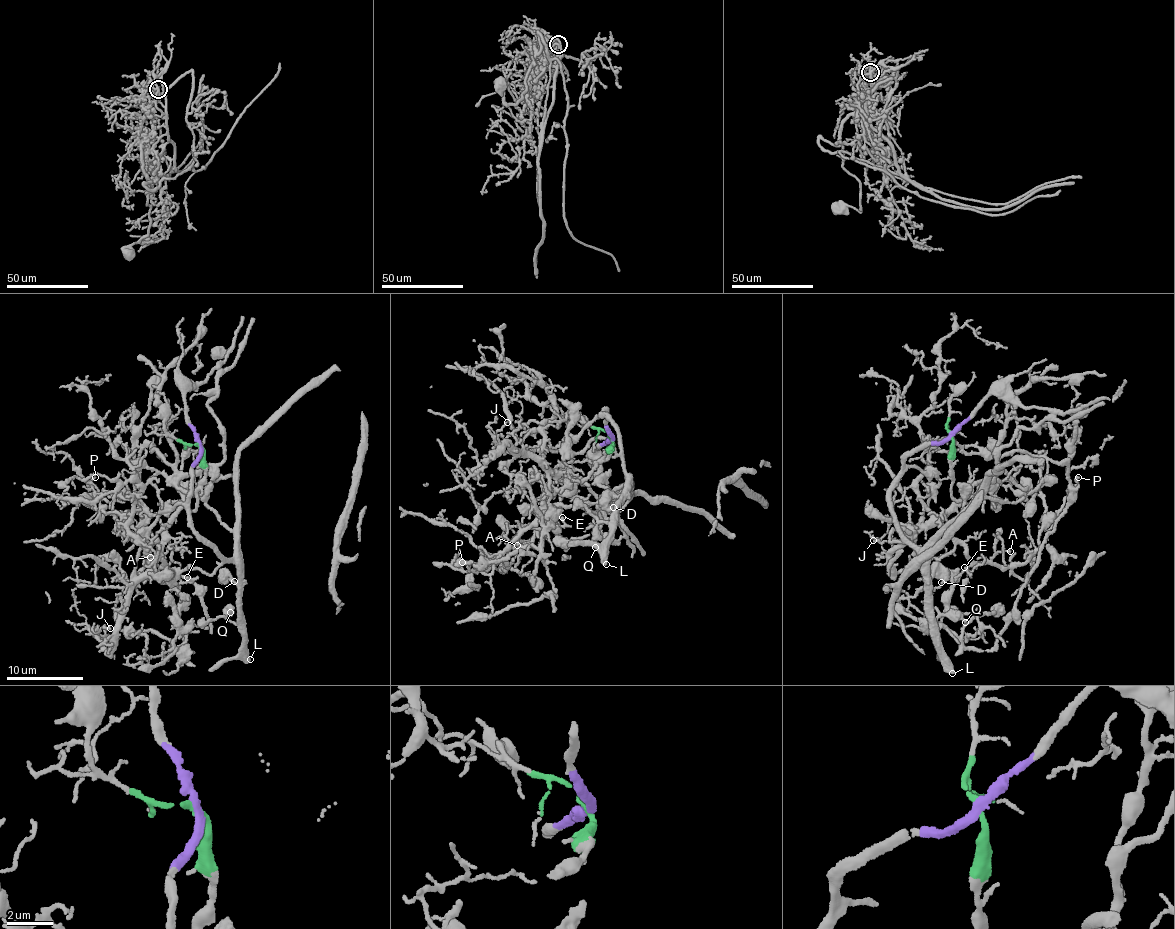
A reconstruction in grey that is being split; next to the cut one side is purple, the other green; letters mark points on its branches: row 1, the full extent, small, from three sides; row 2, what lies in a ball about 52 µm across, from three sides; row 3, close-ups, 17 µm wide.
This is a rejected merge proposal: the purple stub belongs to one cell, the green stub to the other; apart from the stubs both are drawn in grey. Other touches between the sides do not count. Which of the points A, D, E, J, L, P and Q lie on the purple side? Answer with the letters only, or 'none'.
D, L, Q

